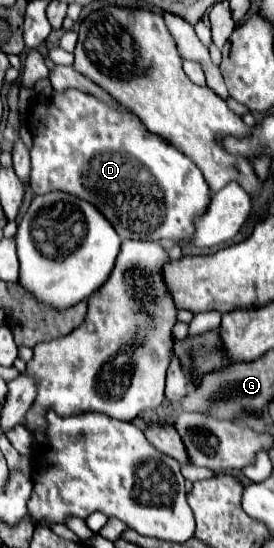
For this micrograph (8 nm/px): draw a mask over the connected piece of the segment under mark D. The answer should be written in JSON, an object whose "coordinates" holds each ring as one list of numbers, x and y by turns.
{"coordinates":[[67,89,65,93,53,93,49,99,43,101,35,101,29,107,29,129,33,135,33,147,31,147,31,189,35,195,43,195,49,191,65,191,71,193,75,197,81,197,89,203,93,203,109,221,111,225,117,229,117,233,121,235,121,239,141,239,141,241,161,241,161,239,173,239,173,241,185,241,189,239,189,233,193,233,193,217,197,217,197,213,205,213,205,205,209,205,209,197,211,197,211,189,209,185,205,185,205,177,201,177,201,171,197,169,197,165,193,165,193,161,189,161,189,157,185,157,179,149,173,149,173,145,169,145,165,139,153,135,151,131,145,129,145,125,135,117,135,113,127,107,111,107,95,97,89,97,87,93,81,93,77,89]]}

